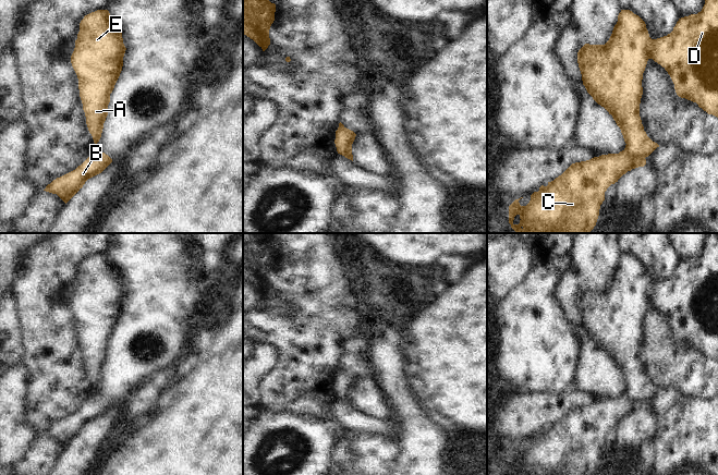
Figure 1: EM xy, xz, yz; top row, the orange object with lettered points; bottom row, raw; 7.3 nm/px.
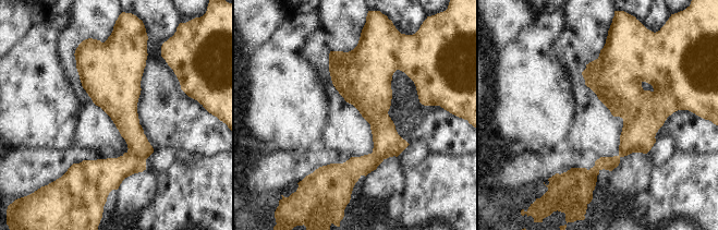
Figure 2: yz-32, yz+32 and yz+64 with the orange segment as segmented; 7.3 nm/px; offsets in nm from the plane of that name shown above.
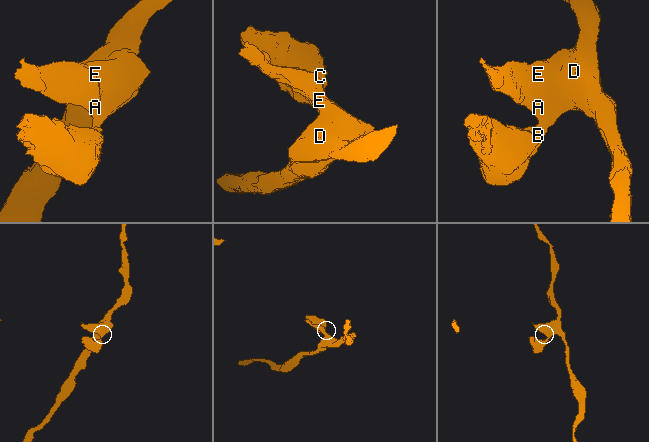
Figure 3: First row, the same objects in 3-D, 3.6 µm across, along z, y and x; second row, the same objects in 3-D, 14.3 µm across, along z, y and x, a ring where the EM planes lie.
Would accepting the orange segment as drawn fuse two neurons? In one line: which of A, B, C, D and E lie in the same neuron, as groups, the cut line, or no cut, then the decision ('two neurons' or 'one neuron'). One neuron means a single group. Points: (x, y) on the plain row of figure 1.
A D E / B C | yz (623, 394), (630, 399), (644, 402) | two neurons

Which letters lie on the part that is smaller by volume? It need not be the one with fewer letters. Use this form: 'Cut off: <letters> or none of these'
Cut off: B, C

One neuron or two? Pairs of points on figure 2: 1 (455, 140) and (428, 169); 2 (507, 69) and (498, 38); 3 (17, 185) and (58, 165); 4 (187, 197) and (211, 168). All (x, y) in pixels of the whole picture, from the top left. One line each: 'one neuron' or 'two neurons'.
1: two neurons
2: two neurons
3: one neuron
4: one neuron

